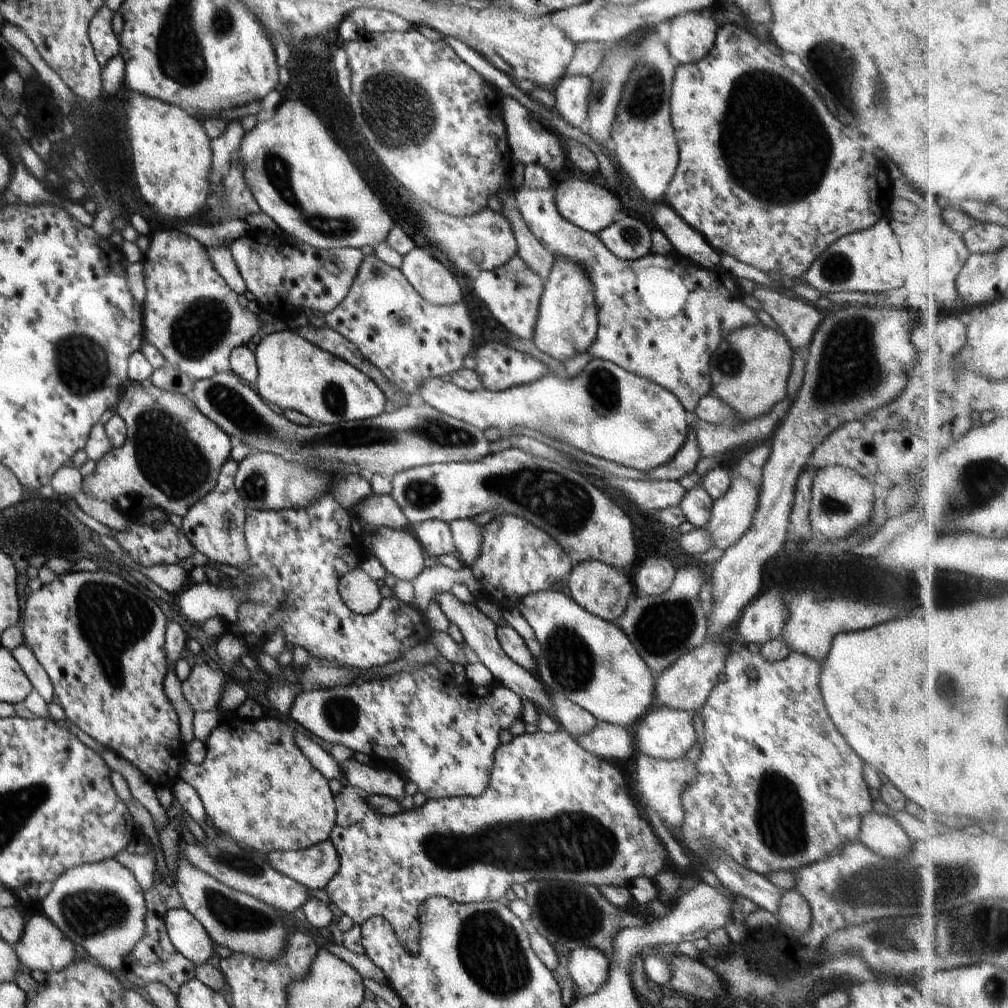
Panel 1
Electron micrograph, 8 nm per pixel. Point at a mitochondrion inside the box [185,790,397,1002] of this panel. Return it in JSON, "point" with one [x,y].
{"point":[233,916]}

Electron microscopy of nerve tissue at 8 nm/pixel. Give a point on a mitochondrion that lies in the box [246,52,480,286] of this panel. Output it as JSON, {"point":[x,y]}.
{"point":[395,111]}

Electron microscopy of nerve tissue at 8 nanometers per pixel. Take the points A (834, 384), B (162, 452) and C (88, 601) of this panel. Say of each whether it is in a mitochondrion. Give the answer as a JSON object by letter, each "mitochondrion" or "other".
{"A":"mitochondrion","B":"mitochondrion","C":"mitochondrion"}

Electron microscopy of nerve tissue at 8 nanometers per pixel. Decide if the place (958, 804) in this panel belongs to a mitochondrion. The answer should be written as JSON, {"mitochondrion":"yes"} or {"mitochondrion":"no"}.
{"mitochondrion":"no"}

